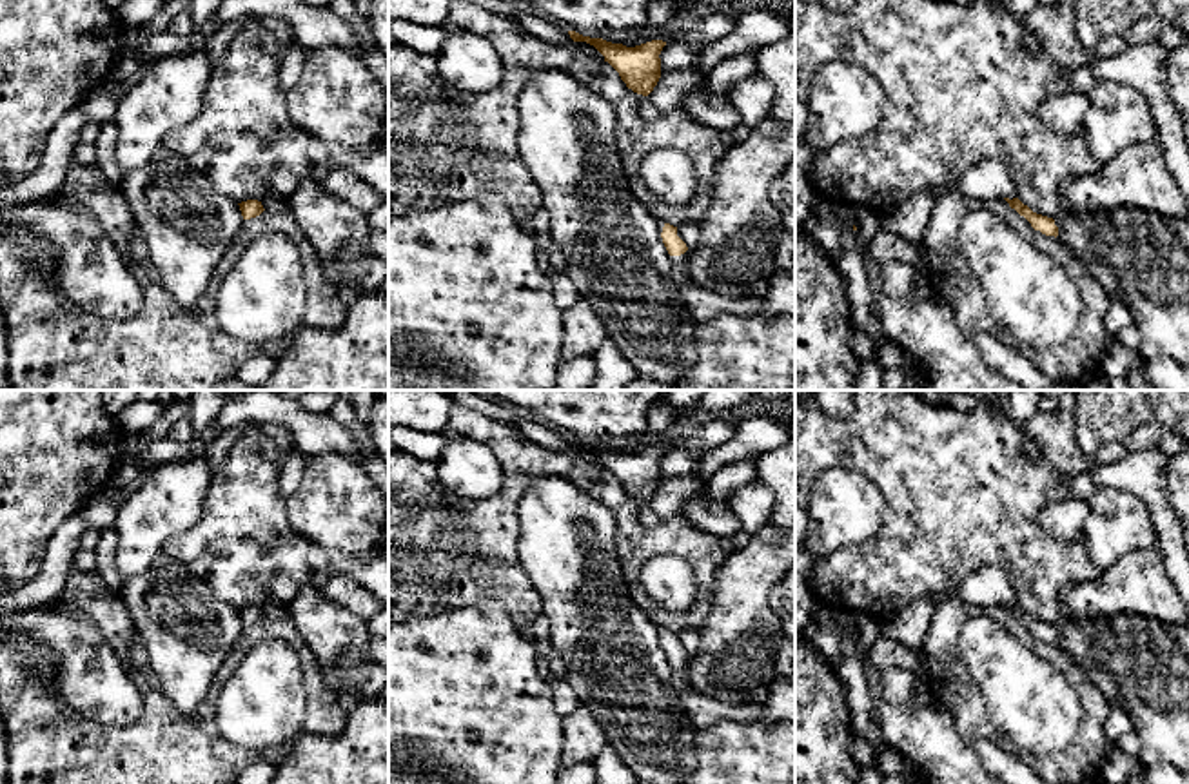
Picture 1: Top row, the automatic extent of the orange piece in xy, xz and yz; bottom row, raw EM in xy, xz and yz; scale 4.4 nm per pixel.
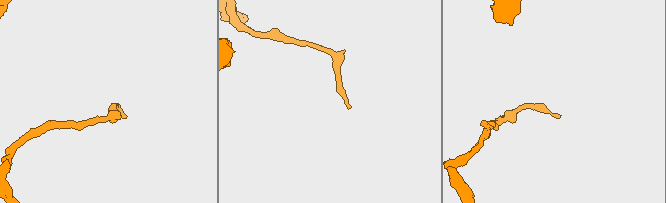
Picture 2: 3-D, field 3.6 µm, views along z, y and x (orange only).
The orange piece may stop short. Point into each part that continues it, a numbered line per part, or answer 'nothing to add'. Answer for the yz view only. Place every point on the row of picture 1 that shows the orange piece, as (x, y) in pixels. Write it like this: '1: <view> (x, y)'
nothing to add

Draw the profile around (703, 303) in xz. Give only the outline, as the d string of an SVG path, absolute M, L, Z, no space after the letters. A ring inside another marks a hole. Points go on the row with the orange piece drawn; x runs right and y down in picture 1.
M688 250L681 256L670 256L673 283L697 323L708 321L719 314L752 316L762 312L762 298L728 298L695 285L688 276L686 260Z

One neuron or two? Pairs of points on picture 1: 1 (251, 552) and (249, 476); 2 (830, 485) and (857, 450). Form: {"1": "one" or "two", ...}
{"1": "one", "2": "two"}

